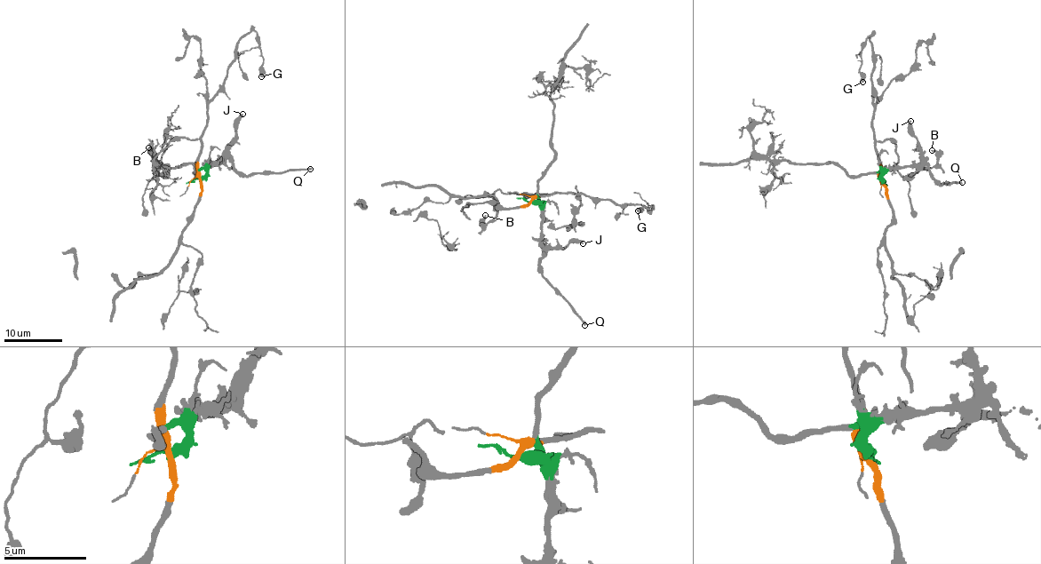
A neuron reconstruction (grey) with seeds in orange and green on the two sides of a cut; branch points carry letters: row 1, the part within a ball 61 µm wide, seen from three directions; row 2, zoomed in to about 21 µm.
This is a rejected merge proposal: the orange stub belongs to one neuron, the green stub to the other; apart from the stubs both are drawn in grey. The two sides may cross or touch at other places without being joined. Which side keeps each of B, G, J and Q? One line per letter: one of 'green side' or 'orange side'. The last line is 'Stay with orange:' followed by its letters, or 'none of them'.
B: orange side
G: orange side
J: green side
Q: green side
Stay with orange: B, G

